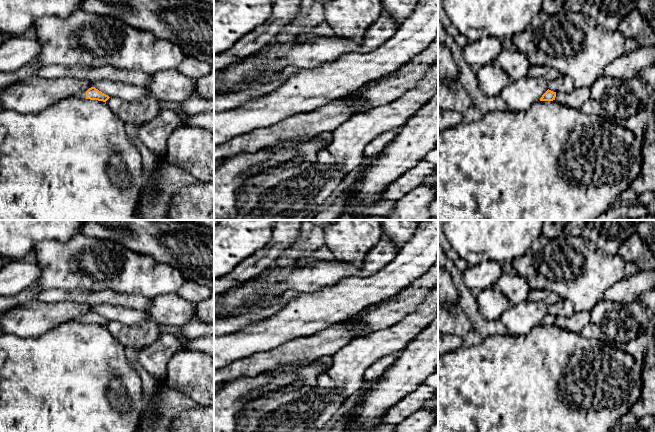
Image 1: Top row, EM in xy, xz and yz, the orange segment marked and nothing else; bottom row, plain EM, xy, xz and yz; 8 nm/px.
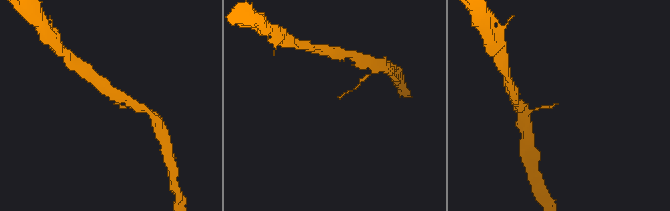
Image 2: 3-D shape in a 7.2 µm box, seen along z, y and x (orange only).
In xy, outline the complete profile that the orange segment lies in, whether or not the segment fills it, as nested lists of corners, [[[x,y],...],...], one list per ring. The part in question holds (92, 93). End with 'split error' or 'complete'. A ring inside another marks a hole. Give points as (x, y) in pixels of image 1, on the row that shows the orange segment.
[[[91,87],[87,91],[80,92],[75,96],[83,99],[98,100],[103,102],[106,102],[110,98],[108,95],[102,93],[95,87]]] | split error

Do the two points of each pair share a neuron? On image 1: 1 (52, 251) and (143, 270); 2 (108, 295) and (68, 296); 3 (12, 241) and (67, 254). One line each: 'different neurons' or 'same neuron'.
1: same neuron
2: same neuron
3: different neurons

